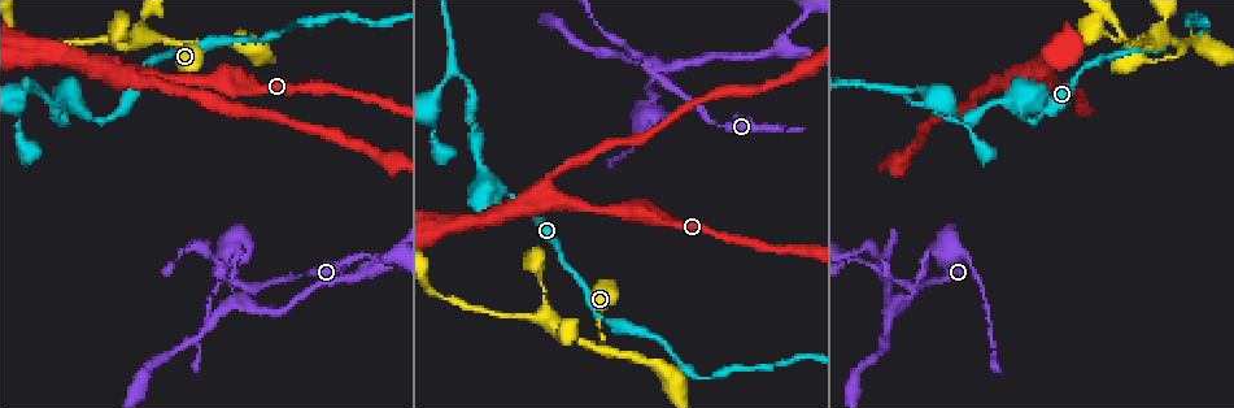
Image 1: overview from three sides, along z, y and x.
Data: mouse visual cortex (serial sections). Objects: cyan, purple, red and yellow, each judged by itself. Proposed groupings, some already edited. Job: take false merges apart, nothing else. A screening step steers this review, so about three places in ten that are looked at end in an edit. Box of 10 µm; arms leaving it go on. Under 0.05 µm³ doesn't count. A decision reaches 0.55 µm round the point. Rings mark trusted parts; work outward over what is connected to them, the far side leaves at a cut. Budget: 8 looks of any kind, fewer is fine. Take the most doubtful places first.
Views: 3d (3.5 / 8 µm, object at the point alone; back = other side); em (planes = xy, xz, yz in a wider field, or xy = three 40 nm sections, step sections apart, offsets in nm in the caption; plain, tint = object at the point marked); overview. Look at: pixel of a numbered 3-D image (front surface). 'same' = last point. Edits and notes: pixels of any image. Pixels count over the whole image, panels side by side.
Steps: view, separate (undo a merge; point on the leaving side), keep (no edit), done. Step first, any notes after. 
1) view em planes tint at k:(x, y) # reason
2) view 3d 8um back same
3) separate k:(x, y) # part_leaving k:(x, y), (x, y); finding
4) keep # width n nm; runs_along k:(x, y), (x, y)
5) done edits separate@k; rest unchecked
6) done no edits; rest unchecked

view 3d 3.5um at 1:(653, 79) # four or more arms meet

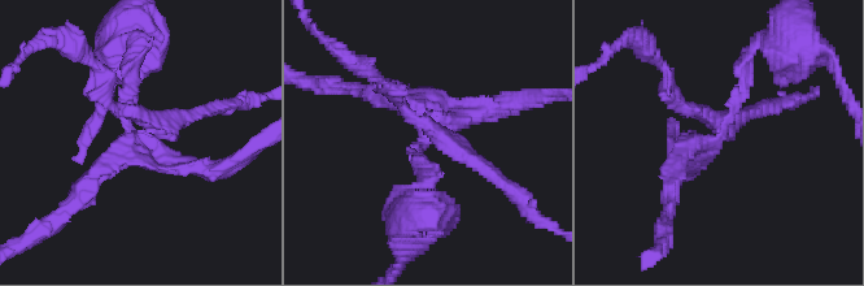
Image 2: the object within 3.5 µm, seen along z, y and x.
view em xy step 5 tint at 2:(428, 138)

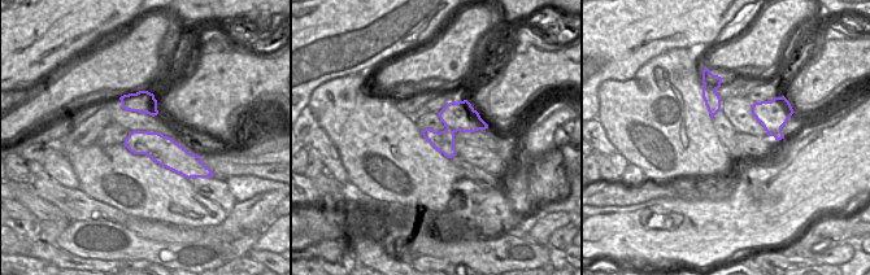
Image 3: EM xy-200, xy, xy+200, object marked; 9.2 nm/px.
separate 2:(123, 142) # part_leaving 2:(718, 133), (760, 37); two cells meet here

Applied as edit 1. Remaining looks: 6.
view 3d 3.5um back at 1:(449, 69) # branch point

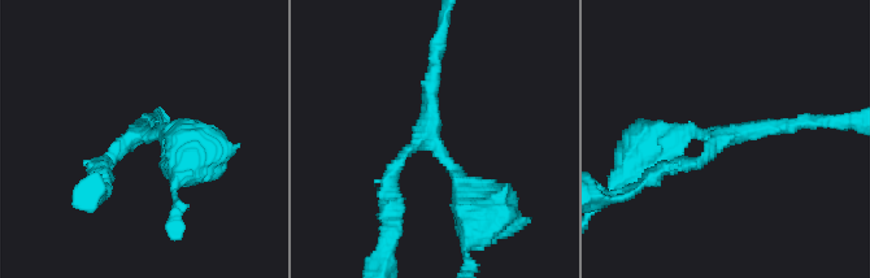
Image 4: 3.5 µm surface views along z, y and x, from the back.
view em planes tint at 4:(139, 133) # arms 3; arm_widths 200, 200, 250 nm

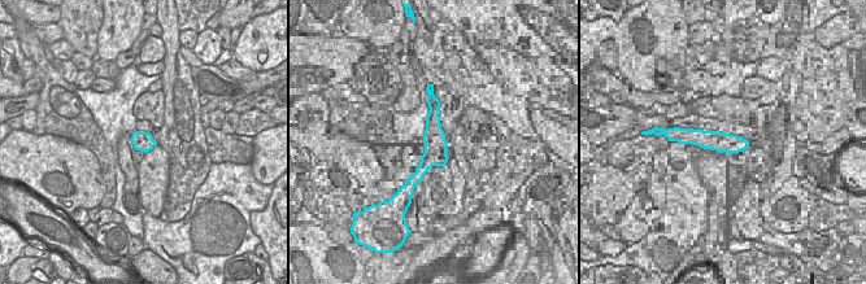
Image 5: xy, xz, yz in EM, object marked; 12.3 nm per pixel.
keep # runs_along 4:(98, 170), (138, 134), (185, 142); all the same cell

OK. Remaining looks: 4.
view 3d 3.5um back at 1:(130, 43) # sharp bend

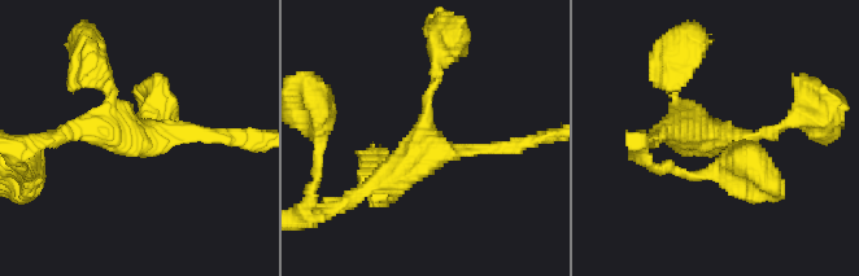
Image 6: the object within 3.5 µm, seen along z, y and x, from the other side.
view em xy step 2 tint at 6:(704, 134) # arms 4; arm_widths 150, 150, 150, 250 nm

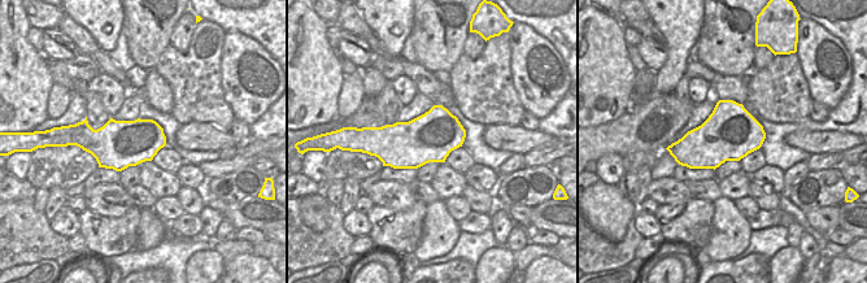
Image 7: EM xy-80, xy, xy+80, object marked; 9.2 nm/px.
keep # runs_along 6:(352, 198), (427, 149), (519, 143); continuous, no second cell

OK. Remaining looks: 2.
done edits separate@2; rest unchecked

